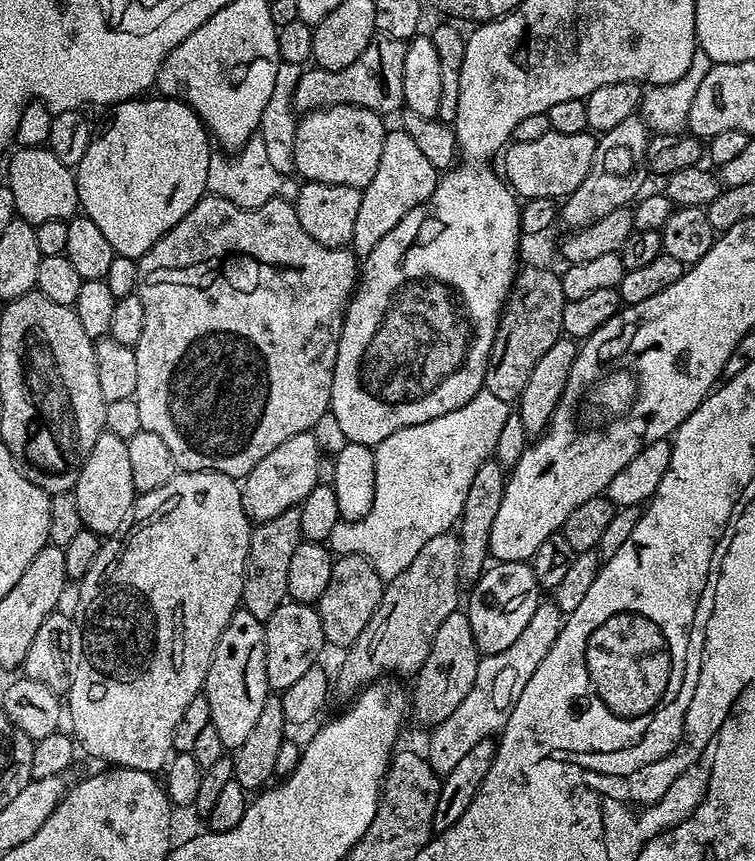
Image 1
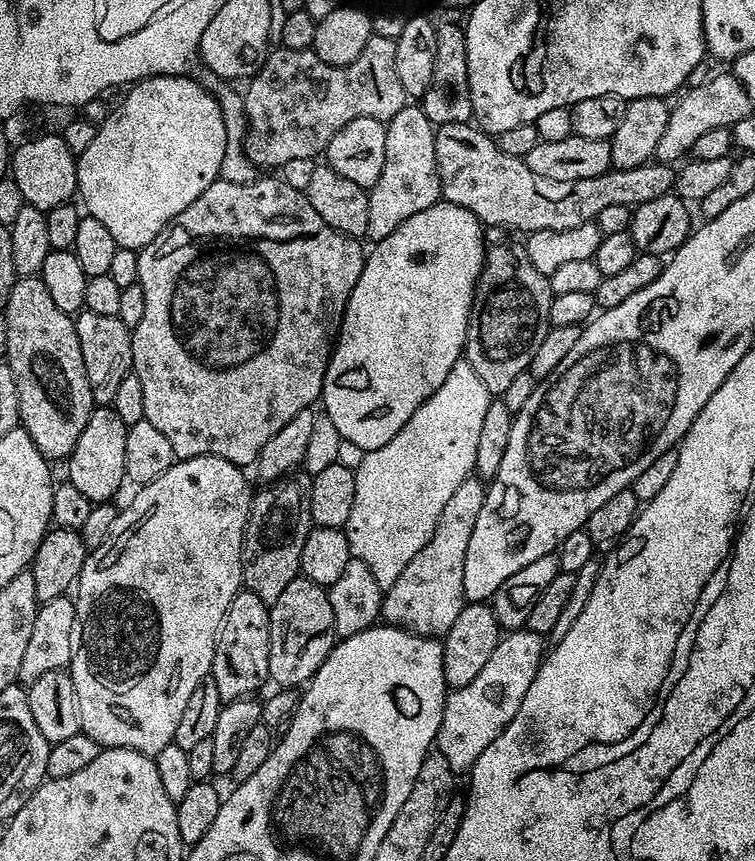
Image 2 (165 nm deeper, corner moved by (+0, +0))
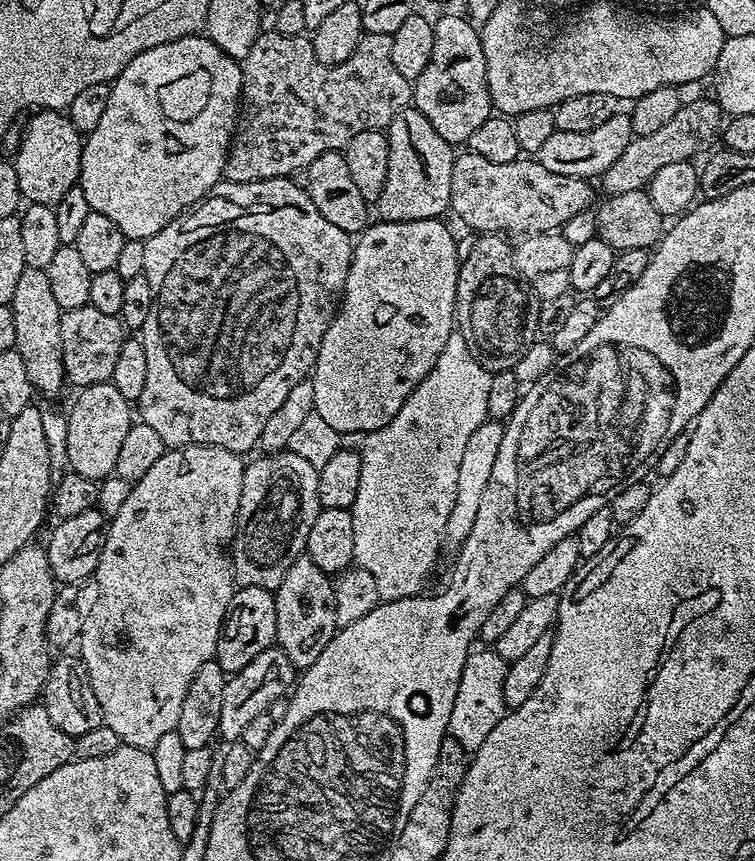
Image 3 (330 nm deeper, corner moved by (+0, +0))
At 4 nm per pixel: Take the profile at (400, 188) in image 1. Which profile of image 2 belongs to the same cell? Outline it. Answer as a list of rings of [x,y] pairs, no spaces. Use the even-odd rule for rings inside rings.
[[[406,106],[394,114],[394,118],[387,121],[386,132],[386,152],[385,162],[382,165],[382,174],[378,177],[378,182],[367,189],[369,200],[369,226],[367,230],[367,239],[375,242],[385,240],[406,218],[414,218],[414,214],[419,214],[421,210],[426,210],[430,206],[440,203],[440,175],[438,174],[438,162],[434,154],[434,138],[436,137],[436,128],[426,118],[423,107]]]

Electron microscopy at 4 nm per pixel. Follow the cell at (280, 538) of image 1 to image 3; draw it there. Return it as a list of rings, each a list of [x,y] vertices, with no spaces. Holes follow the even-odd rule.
[[[290,451],[257,455],[257,460],[248,460],[242,474],[242,498],[238,502],[236,515],[236,535],[230,541],[230,559],[235,583],[242,588],[258,586],[270,593],[275,593],[277,586],[286,578],[286,570],[294,566],[300,556],[305,555],[310,526],[314,526],[314,518],[320,513],[318,498],[318,470],[298,458],[298,454]]]

